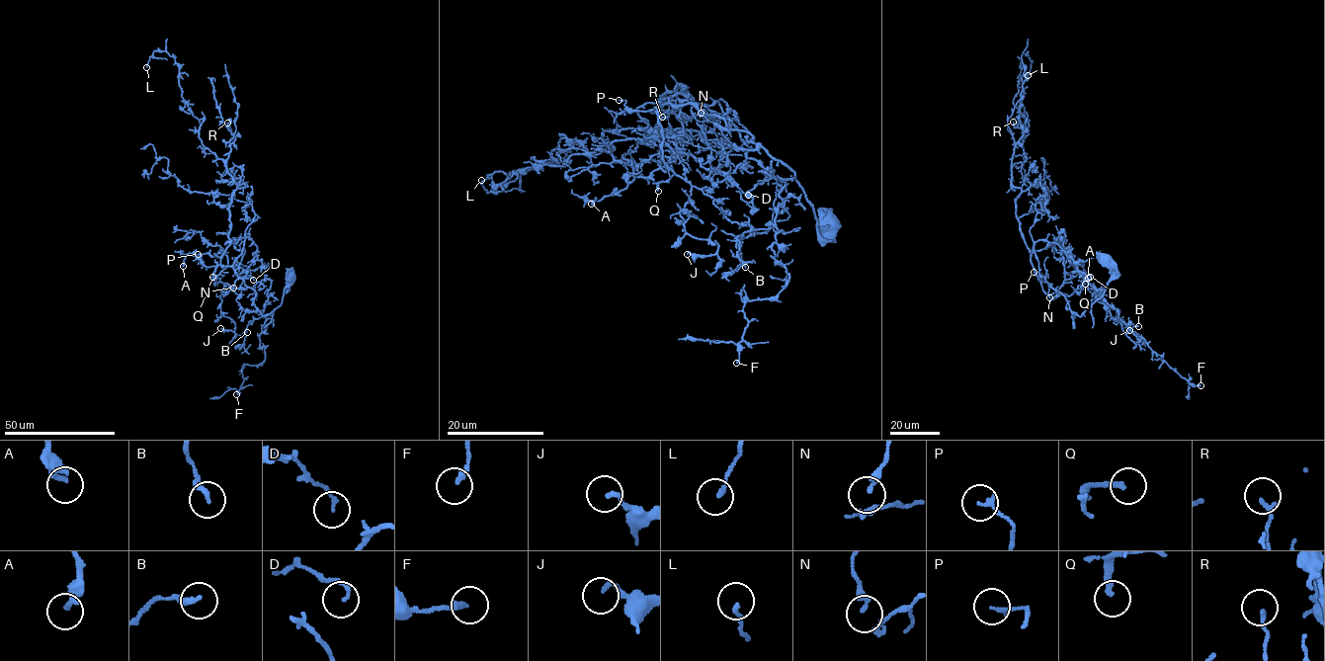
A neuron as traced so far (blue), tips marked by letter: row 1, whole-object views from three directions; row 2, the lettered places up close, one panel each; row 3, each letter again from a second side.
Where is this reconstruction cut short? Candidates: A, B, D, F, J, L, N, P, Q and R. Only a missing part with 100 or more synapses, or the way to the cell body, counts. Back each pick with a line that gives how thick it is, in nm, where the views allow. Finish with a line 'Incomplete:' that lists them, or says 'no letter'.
Q: calibre 240 nm
Incomplete: Q

